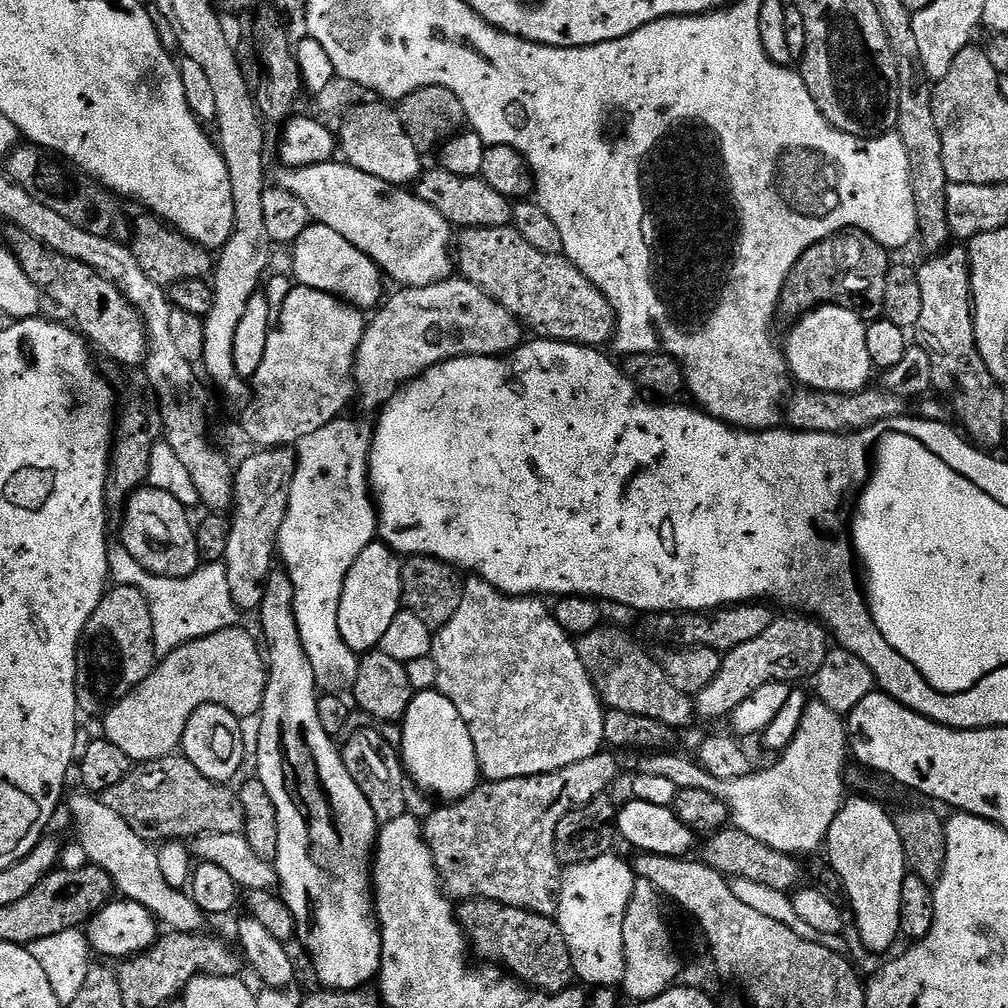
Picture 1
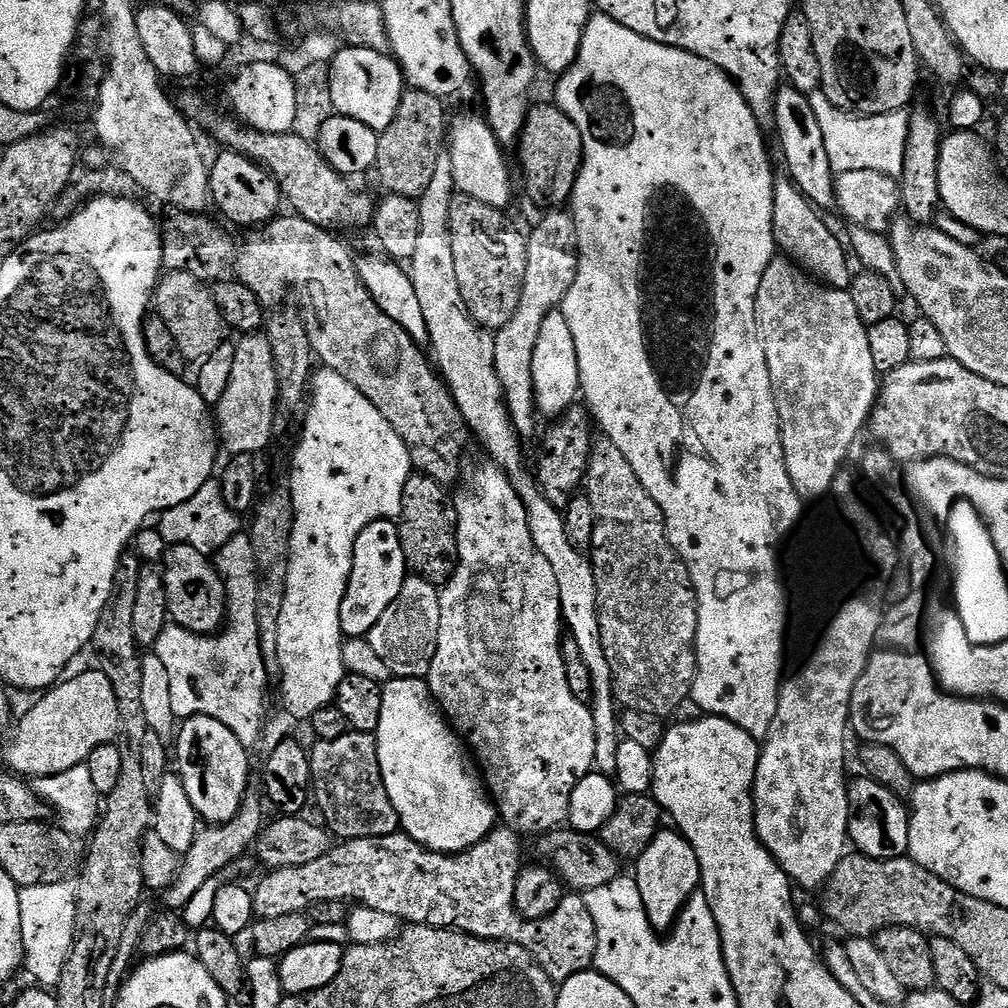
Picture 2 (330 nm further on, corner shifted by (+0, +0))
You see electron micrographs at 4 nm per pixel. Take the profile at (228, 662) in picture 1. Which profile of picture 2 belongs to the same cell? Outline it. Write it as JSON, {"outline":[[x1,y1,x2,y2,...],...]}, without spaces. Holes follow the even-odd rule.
{"outline":[[93,670,93,672,84,672,73,680,61,679,41,696,44,697,21,720,19,717,15,721,10,732,12,737,4,748,4,760,13,773,24,778,62,774,62,770,70,770,74,766,85,763,90,753,98,750,98,746,111,744,117,739,120,730,120,711,116,705,110,678,106,678,104,672]]}

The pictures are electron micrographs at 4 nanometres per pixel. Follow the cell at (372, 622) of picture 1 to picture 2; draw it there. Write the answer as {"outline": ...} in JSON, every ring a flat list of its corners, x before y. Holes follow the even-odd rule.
{"outline":[[396,520,370,522,354,542,352,573,342,598,340,625,345,637,367,637,368,632,390,610,390,602,398,598,405,580,410,575,406,554,402,550,402,538]]}

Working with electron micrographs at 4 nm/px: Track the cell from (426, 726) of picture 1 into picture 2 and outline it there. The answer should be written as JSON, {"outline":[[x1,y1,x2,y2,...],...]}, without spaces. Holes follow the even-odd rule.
{"outline":[[392,678,383,685,382,718,378,718,378,730,374,734,378,746,378,762,382,778,386,782,386,794,394,802,394,810,400,819,400,826,408,837,431,852,464,852,482,842,498,824,495,804,486,795,484,781,466,751,455,728,448,723,432,691,428,689,427,679]]}

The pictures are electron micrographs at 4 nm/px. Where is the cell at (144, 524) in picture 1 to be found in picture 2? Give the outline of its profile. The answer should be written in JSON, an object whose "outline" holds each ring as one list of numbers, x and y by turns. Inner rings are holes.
{"outline":[[173,544,167,549,164,556,162,571,164,573,164,589,168,595,169,617,180,627,197,632,199,636,210,636,219,633,225,627,228,615,228,591,224,589,224,580,220,576,220,571,209,557,203,556,194,546,182,546]]}

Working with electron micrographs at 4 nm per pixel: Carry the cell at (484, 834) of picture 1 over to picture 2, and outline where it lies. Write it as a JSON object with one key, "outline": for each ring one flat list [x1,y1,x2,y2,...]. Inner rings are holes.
{"outline":[[497,826,482,842,464,852,431,852,408,837,401,830,382,838,358,838,337,843,322,858,306,862,306,866,271,869,252,892,254,910,259,919,278,918,281,914,307,913,308,908,319,900,342,900,365,904,370,910,382,910,382,914,394,914,405,925,425,924,431,928,451,928,466,932,479,940,503,940,521,944,526,951,546,970,554,982,568,980,574,974,589,971,596,959,596,927,590,910,584,904,583,895,568,894,554,910,541,920,524,920,514,907,514,886,522,867,520,861,521,833,507,826]]}

